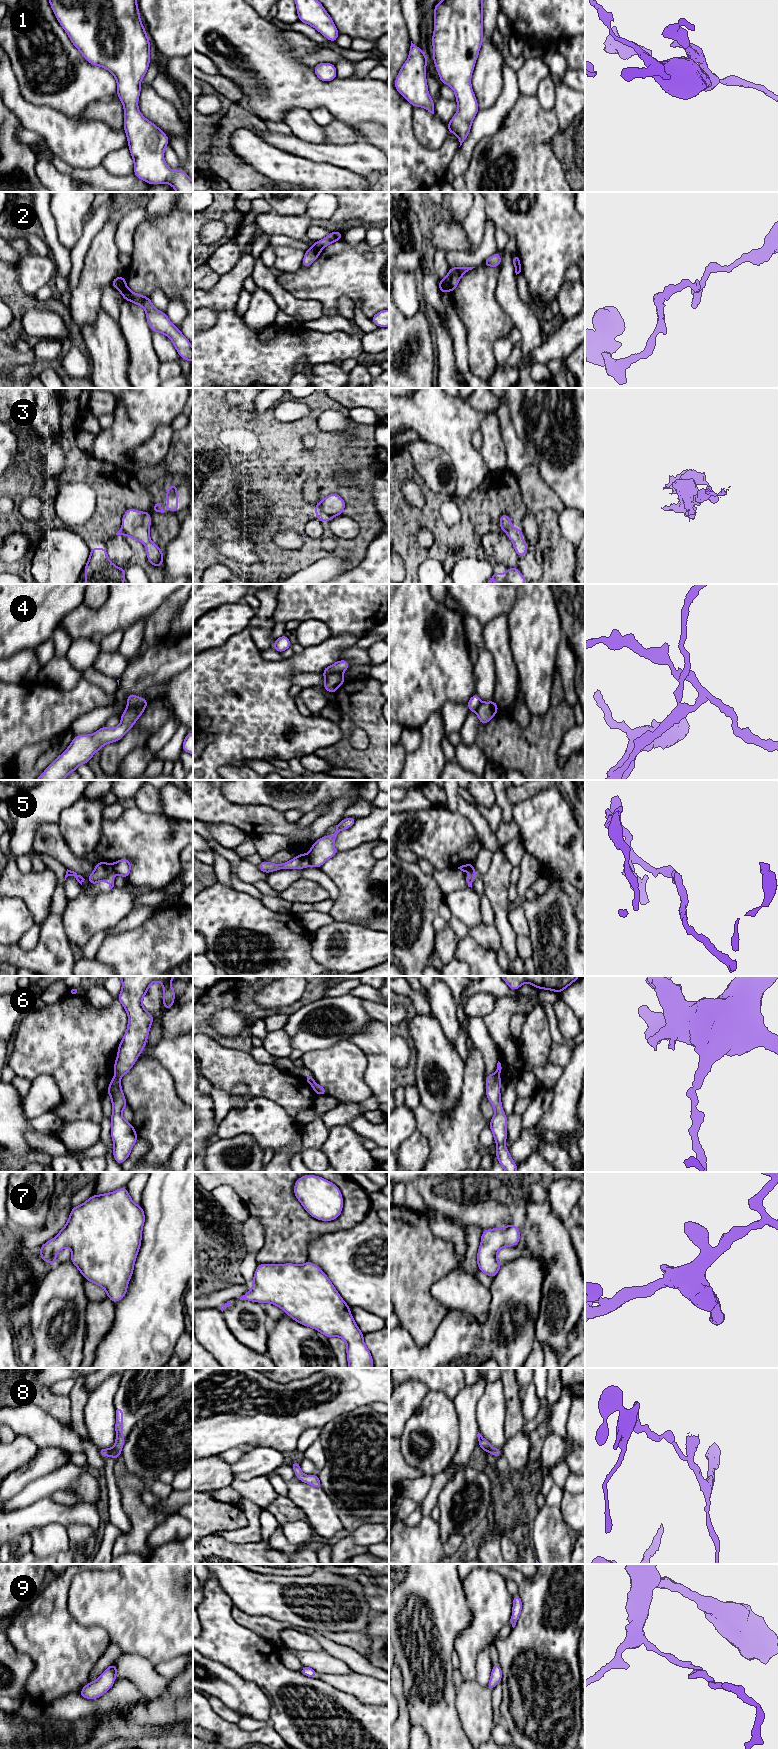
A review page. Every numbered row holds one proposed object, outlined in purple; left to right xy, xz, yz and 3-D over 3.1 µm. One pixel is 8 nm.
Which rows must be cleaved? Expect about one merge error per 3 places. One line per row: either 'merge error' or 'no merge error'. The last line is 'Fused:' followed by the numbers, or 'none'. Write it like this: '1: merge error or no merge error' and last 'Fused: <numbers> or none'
1: no merge error
2: merge error
3: merge error
4: merge error
5: merge error
6: merge error
7: no merge error
8: no merge error
9: no merge error
Fused: 2, 3, 4, 5, 6

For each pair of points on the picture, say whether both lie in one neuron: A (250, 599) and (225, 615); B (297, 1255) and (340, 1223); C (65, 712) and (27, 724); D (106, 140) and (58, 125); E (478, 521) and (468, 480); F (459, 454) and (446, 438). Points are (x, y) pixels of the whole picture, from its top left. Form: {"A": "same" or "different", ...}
{"A": "different", "B": "same", "C": "same", "D": "same", "E": "different", "F": "same"}

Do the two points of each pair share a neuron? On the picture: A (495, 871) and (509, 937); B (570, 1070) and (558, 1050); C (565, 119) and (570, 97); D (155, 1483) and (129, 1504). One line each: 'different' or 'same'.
A: same
B: different
C: same
D: different

